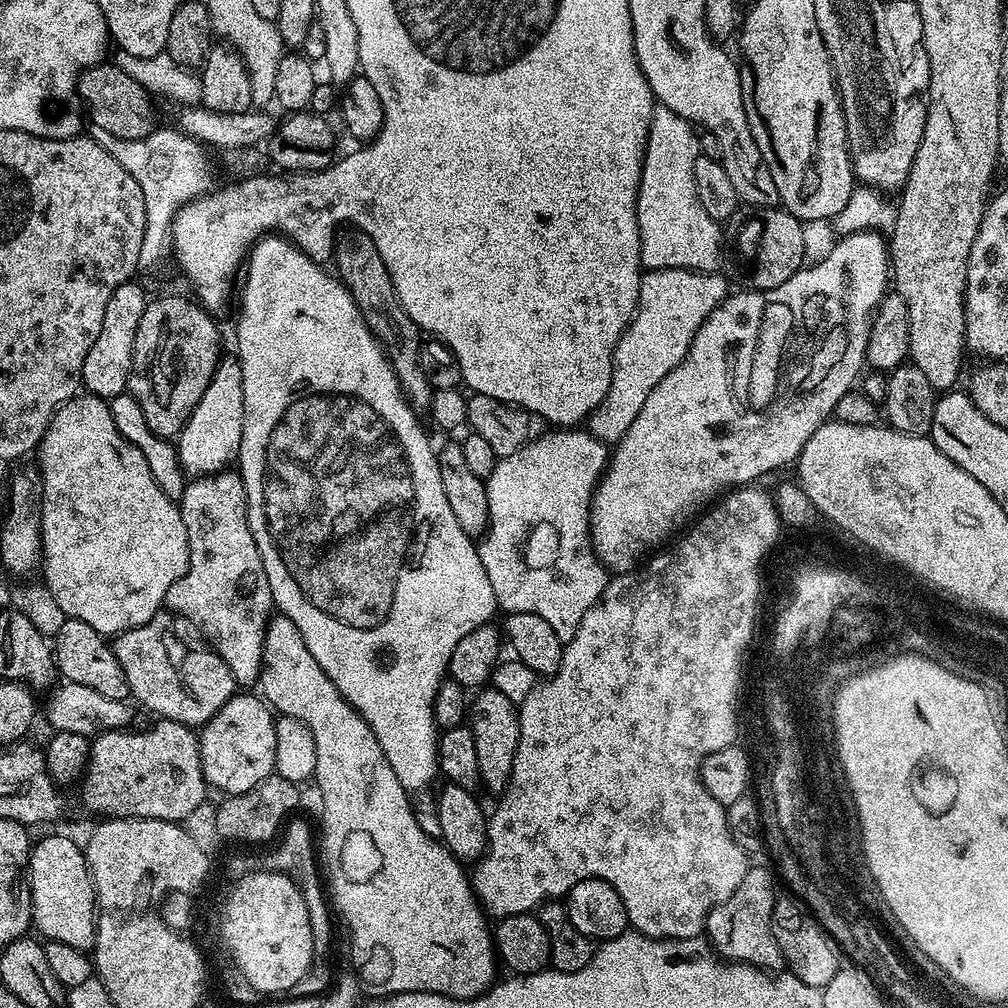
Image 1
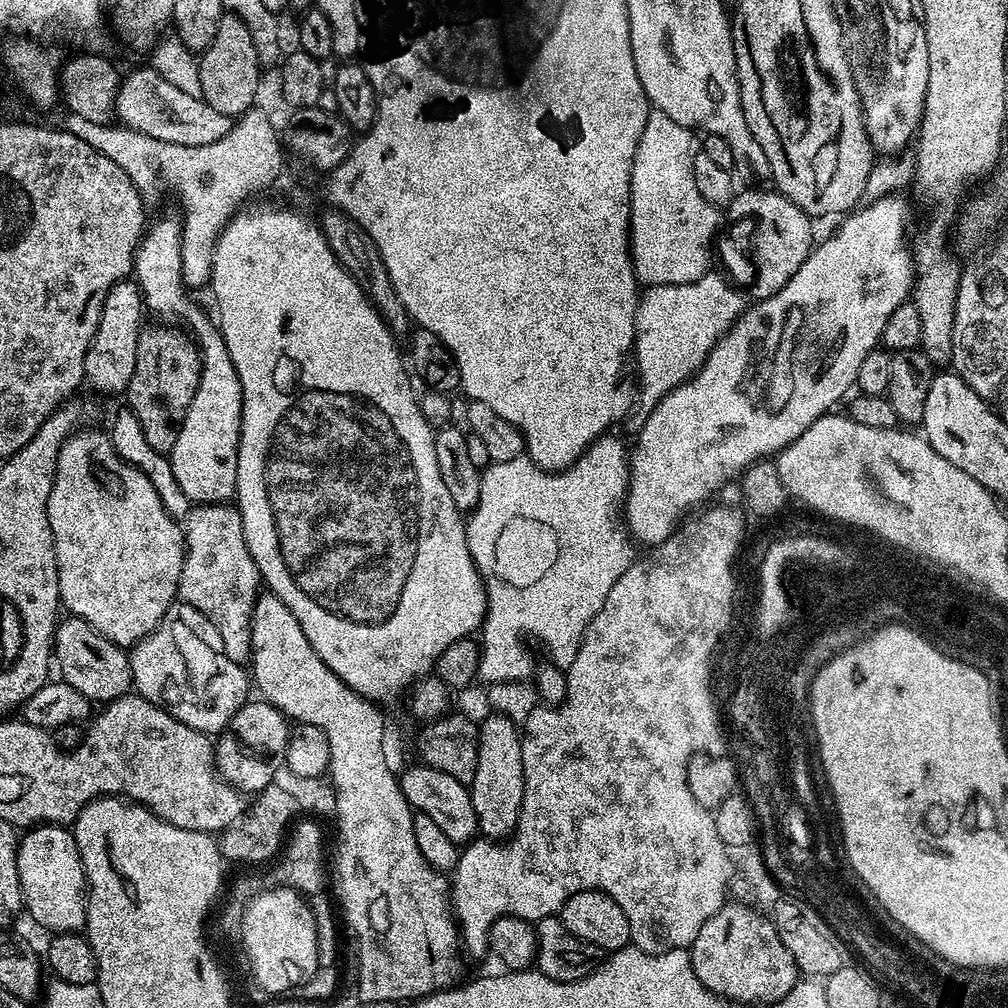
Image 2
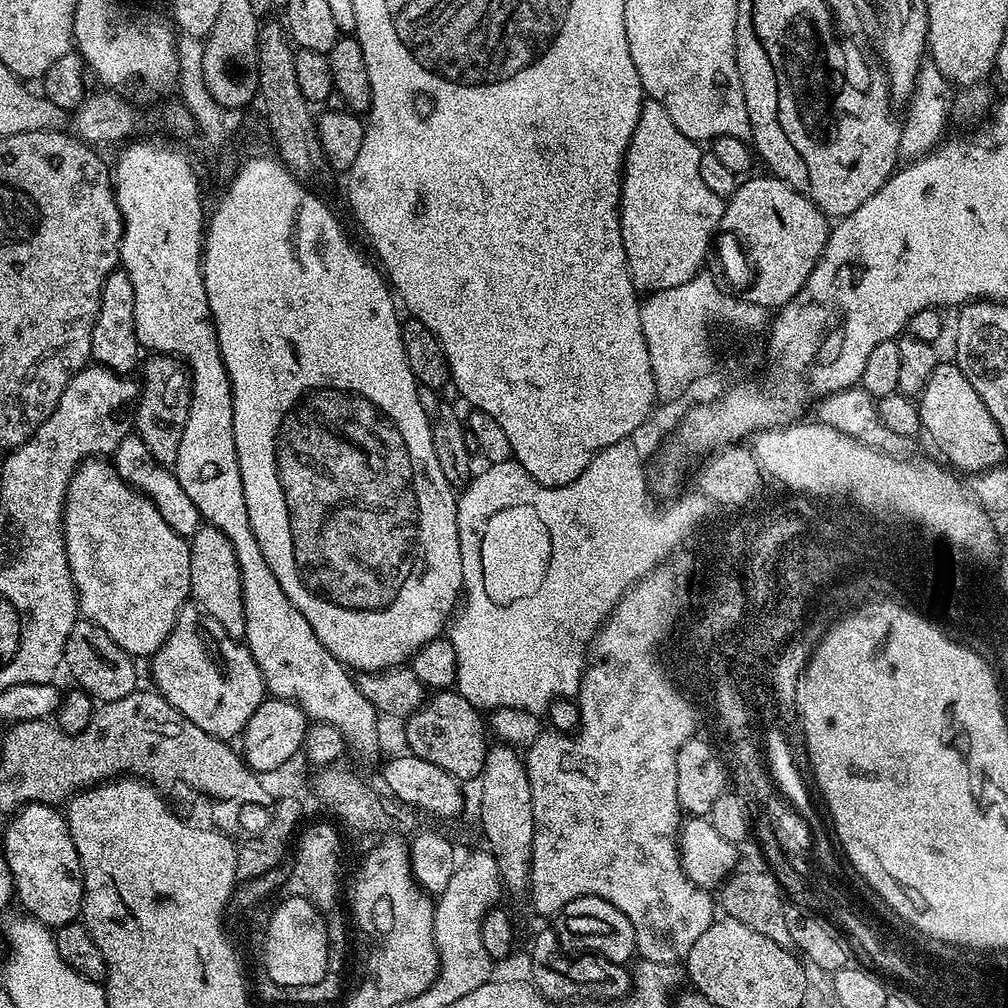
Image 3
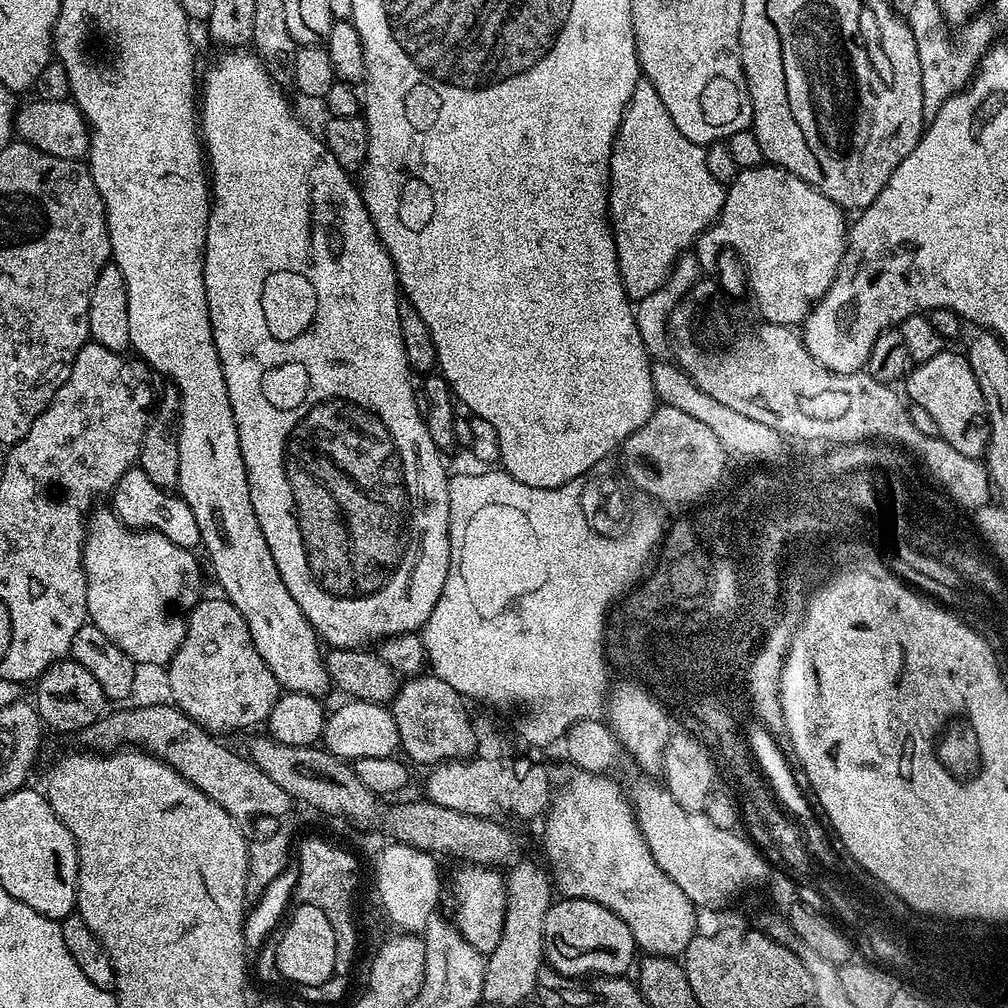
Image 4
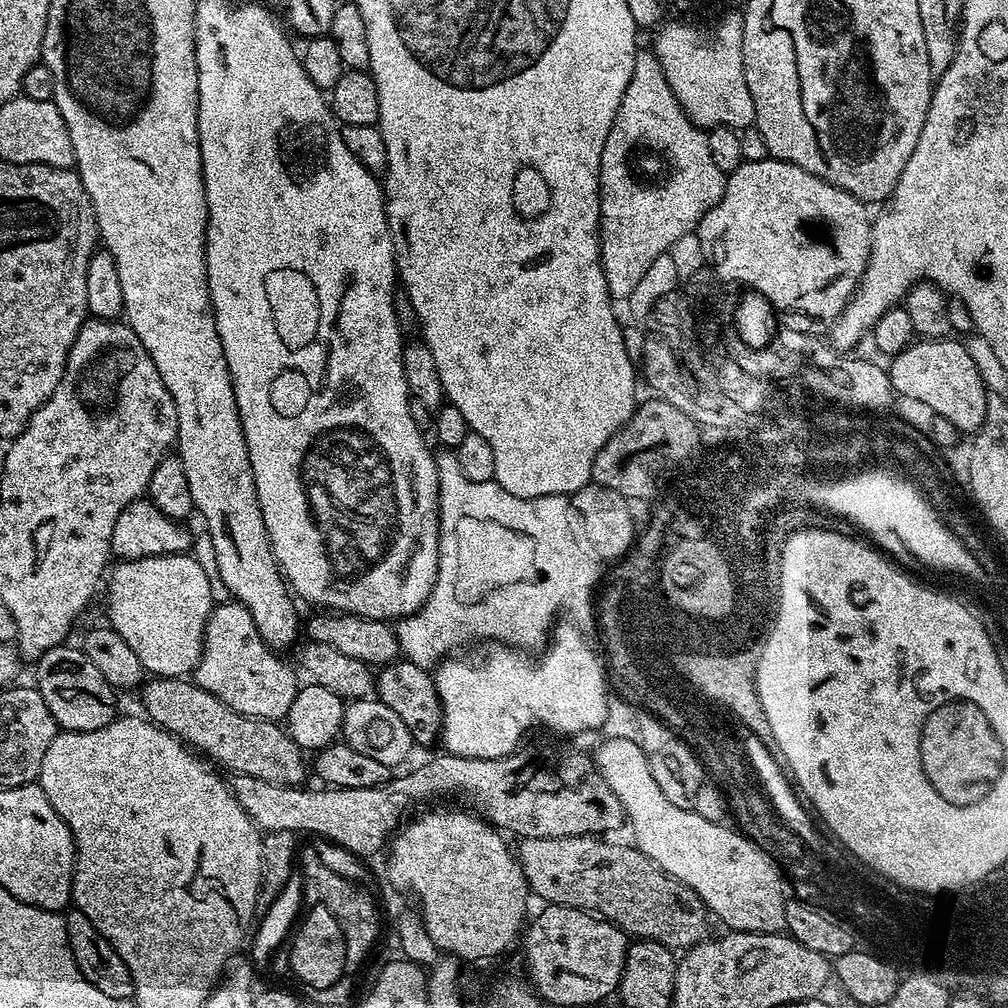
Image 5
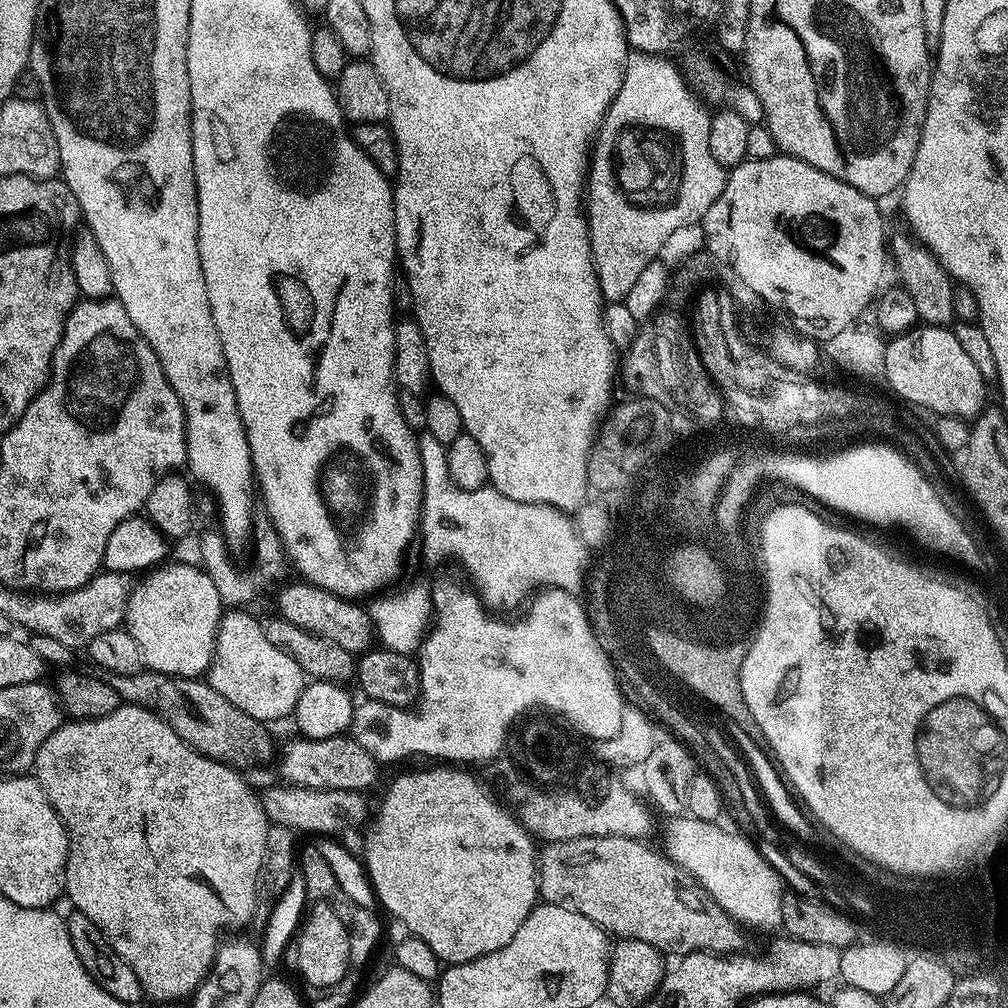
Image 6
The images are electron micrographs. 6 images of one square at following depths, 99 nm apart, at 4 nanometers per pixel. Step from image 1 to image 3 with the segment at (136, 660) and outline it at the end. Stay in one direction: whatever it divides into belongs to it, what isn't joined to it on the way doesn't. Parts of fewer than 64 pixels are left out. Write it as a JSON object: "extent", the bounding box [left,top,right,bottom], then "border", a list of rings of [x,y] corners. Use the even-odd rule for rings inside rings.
{"extent":[150,603,266,741],"border":[[[185,603],[176,616],[172,633],[168,635],[164,645],[150,657],[152,680],[156,683],[153,685],[155,691],[164,696],[170,706],[174,706],[174,710],[190,718],[194,726],[202,726],[206,734],[217,736],[219,740],[231,741],[232,736],[239,737],[243,733],[254,710],[258,710],[258,706],[266,698],[264,679],[250,649],[241,646],[227,634],[211,632],[204,623],[206,620],[201,609],[195,603]]]}

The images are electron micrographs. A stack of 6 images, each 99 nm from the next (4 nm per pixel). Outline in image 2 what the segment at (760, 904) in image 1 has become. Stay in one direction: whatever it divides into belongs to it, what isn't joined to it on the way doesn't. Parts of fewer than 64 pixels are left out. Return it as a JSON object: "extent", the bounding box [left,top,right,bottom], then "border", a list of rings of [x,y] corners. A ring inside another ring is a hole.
{"extent":[690,902,798,1006],"border":[[[744,902],[725,903],[724,907],[715,912],[706,922],[706,926],[698,930],[698,938],[694,938],[690,955],[694,974],[698,974],[700,981],[717,996],[722,996],[725,1000],[735,1000],[740,1006],[744,1004],[775,1006],[783,996],[790,994],[798,979],[794,958],[790,958],[790,950],[782,946],[771,919]]]}

